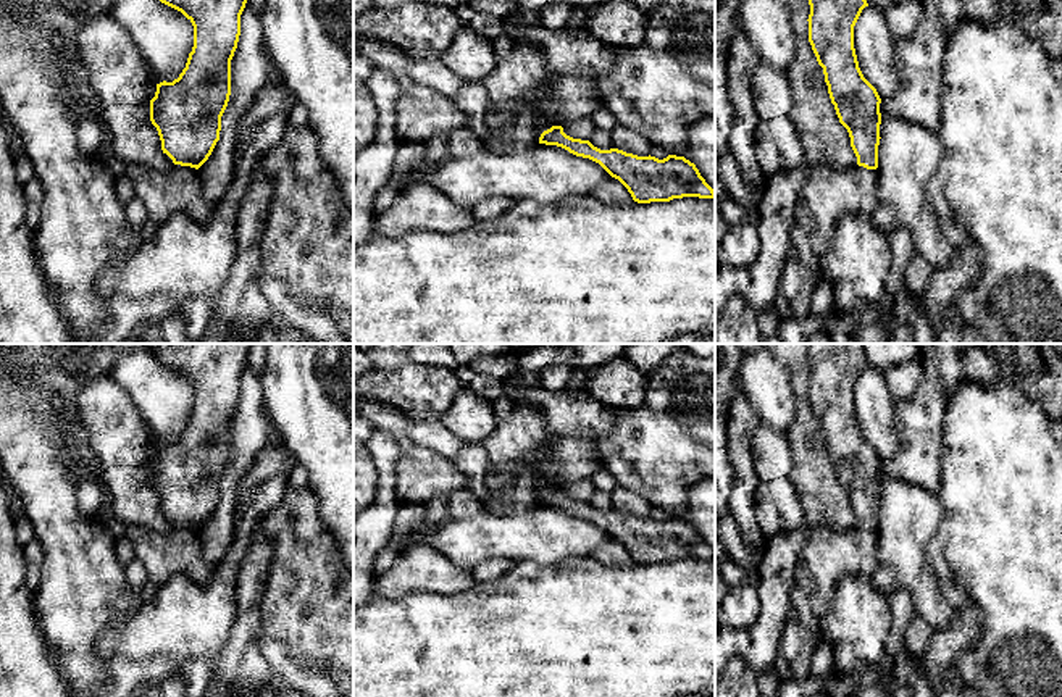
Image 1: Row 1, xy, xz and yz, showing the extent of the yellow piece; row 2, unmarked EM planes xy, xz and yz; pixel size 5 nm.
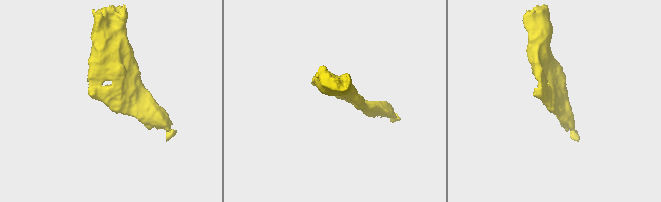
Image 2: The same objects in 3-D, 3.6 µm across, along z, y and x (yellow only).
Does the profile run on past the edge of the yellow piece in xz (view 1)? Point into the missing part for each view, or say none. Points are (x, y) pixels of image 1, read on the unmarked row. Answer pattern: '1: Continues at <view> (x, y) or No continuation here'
1: No continuation here

